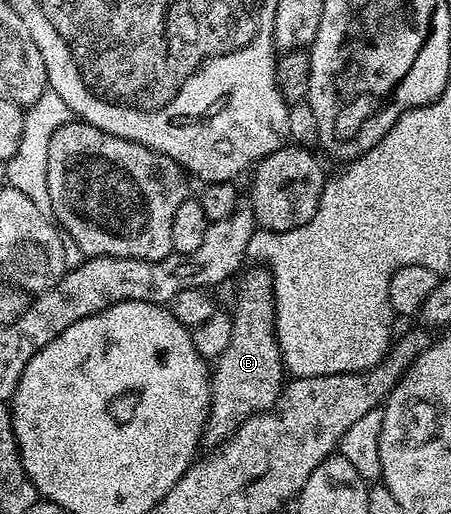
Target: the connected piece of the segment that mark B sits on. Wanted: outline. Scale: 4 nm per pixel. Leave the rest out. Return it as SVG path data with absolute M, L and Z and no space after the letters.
M262 264L250 268L252 270L244 269L238 275L229 348L214 359L211 370L211 407L207 413L207 426L203 429L203 442L211 448L223 445L245 419L272 409L285 385L283 353L275 335L275 293L271 271Z

